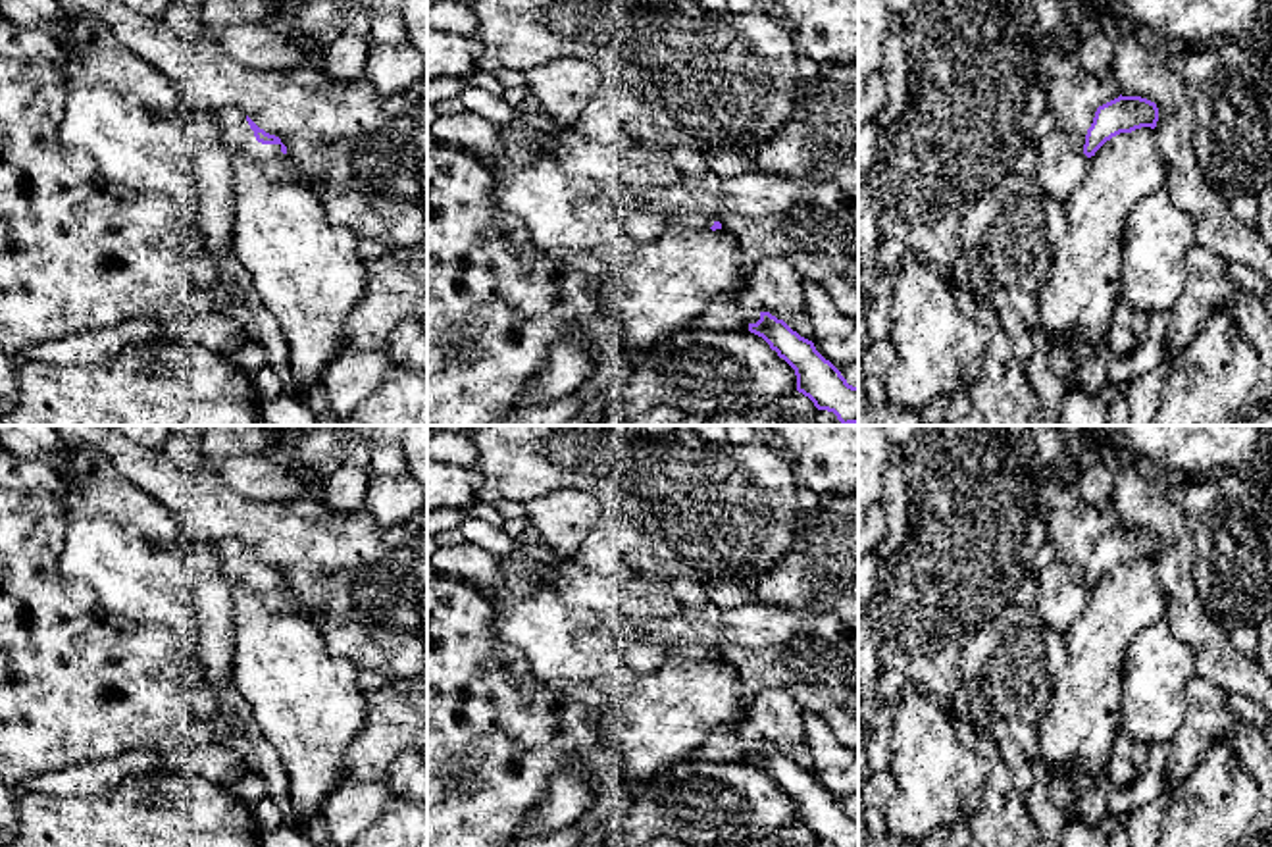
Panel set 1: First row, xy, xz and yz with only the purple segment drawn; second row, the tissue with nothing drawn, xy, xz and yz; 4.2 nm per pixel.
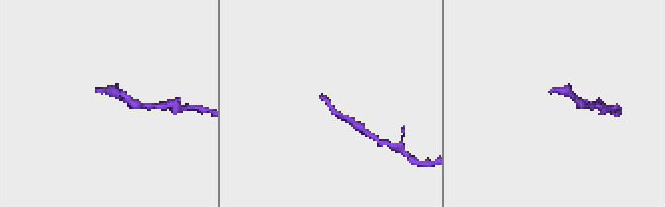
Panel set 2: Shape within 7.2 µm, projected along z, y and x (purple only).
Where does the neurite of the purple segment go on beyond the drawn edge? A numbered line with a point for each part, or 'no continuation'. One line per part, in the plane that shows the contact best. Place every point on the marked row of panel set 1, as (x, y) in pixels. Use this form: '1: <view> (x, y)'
1: xy (235, 133)

